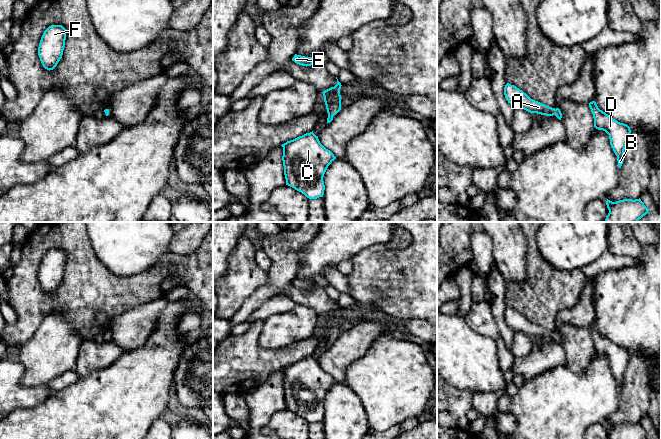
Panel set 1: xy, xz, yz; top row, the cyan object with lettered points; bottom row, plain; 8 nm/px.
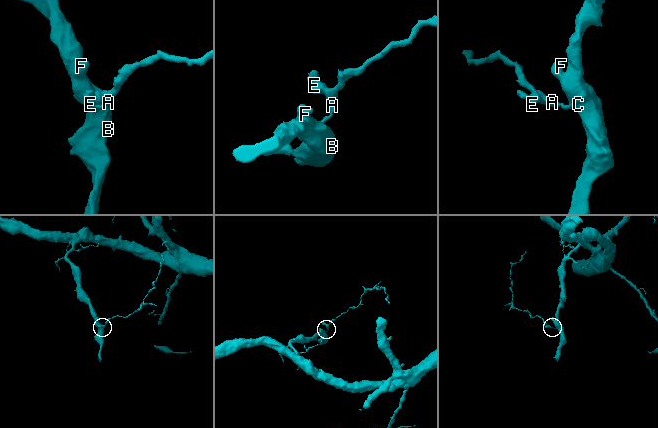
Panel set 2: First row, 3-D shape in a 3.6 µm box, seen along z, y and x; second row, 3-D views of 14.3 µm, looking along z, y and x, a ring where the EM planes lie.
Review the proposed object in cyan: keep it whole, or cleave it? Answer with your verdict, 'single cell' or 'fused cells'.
single cell

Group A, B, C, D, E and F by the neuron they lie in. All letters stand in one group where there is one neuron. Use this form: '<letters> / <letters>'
A B C D E F

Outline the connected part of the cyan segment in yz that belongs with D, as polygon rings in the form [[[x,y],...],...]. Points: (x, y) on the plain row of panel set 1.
[[[595,325],[590,326],[589,331],[593,338],[594,351],[609,359],[610,369],[617,380],[618,391],[621,392],[624,385],[624,374],[631,357],[630,351],[600,334]]]

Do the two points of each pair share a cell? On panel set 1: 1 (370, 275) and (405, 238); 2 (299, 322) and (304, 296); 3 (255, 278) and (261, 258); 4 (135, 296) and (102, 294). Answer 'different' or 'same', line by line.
1: different
2: different
3: different
4: same

